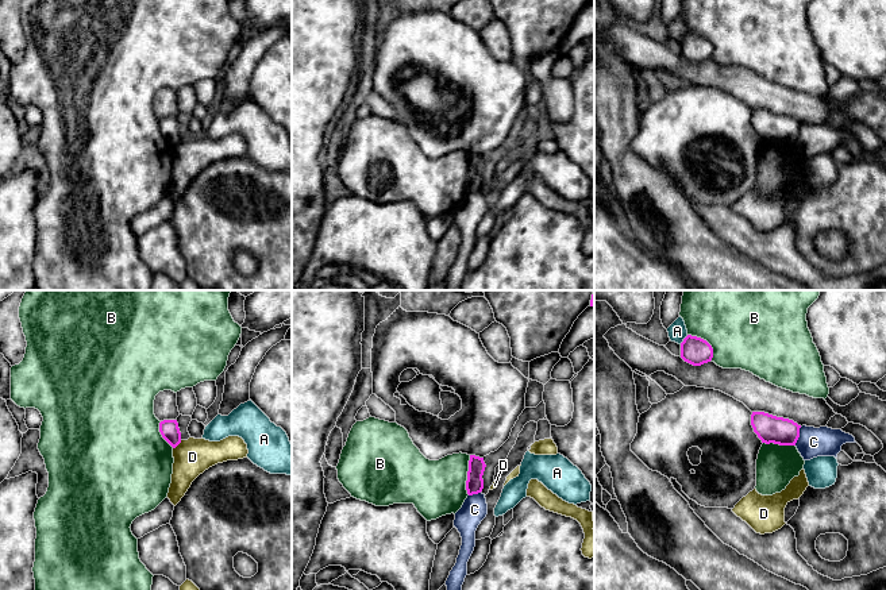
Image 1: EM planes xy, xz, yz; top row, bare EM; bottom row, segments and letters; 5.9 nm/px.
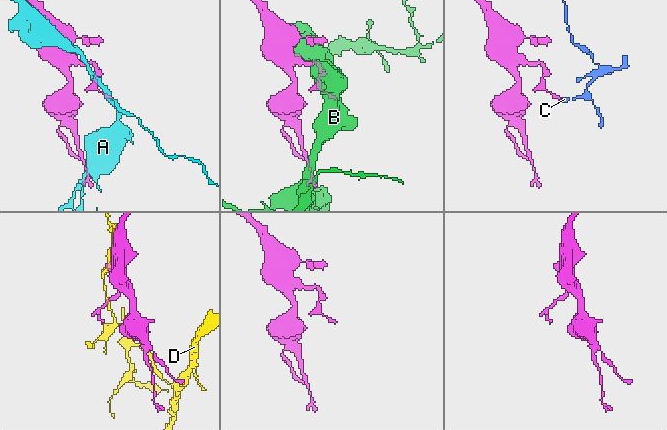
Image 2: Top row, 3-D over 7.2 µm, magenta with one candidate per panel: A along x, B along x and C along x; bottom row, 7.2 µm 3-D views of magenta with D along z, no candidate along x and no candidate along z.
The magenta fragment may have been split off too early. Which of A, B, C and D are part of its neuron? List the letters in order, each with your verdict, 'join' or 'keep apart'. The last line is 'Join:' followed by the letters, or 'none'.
A: keep apart
B: keep apart
C: keep apart
D: keep apart
Join: none

